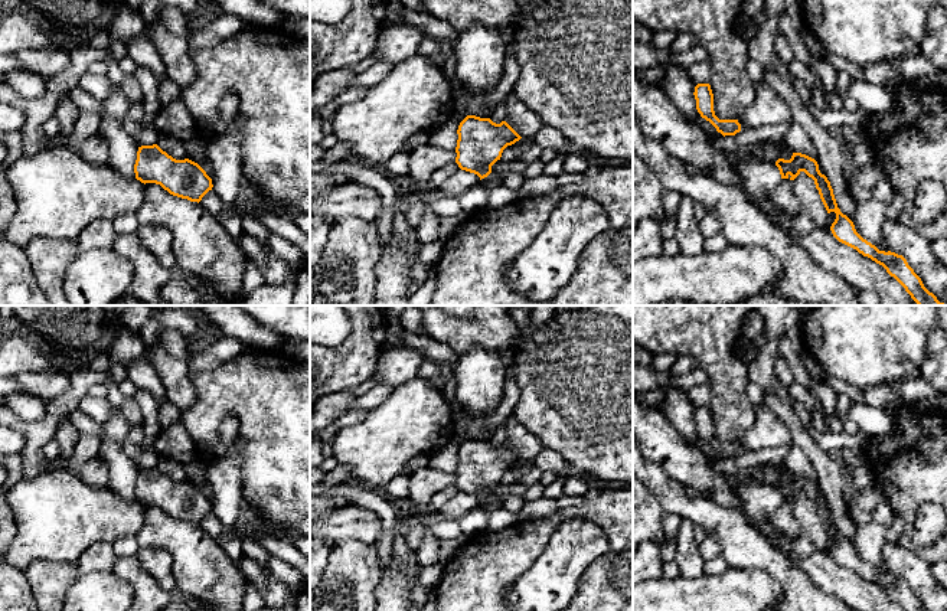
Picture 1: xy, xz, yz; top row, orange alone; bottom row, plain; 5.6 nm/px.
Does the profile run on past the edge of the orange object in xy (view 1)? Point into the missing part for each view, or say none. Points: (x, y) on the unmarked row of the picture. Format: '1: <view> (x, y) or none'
1: none

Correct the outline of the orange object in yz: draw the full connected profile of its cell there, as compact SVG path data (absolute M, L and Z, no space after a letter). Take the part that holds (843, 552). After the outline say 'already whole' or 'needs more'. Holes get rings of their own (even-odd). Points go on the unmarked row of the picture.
M793 476L790 483L778 481L775 489L780 493L781 501L794 503L801 494L804 494L814 503L827 536L836 536L830 553L839 565L882 588L904 611L925 611L921 601L914 595L902 578L891 574L879 574L856 555L853 545L837 530L830 504L820 496L819 487L814 481L801 476Z; already whole

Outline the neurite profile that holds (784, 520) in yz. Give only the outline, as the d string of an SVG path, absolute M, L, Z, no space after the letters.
M780 501L773 513L774 527L790 539L801 538L801 527L794 516L793 503Z

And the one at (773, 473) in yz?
M784 463L767 464L761 471L764 483L773 487L775 487L778 481L790 483L794 476Z

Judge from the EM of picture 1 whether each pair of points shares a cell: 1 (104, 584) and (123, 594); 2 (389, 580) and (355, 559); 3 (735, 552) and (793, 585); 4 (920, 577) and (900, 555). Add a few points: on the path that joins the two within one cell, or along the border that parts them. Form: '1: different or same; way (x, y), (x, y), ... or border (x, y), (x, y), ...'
1: same; way (108, 588), (118, 594)
2: different; border (382, 572), (374, 595)
3: same; way (750, 552), (763, 555), (779, 571)
4: same; way (916, 571), (905, 561)

